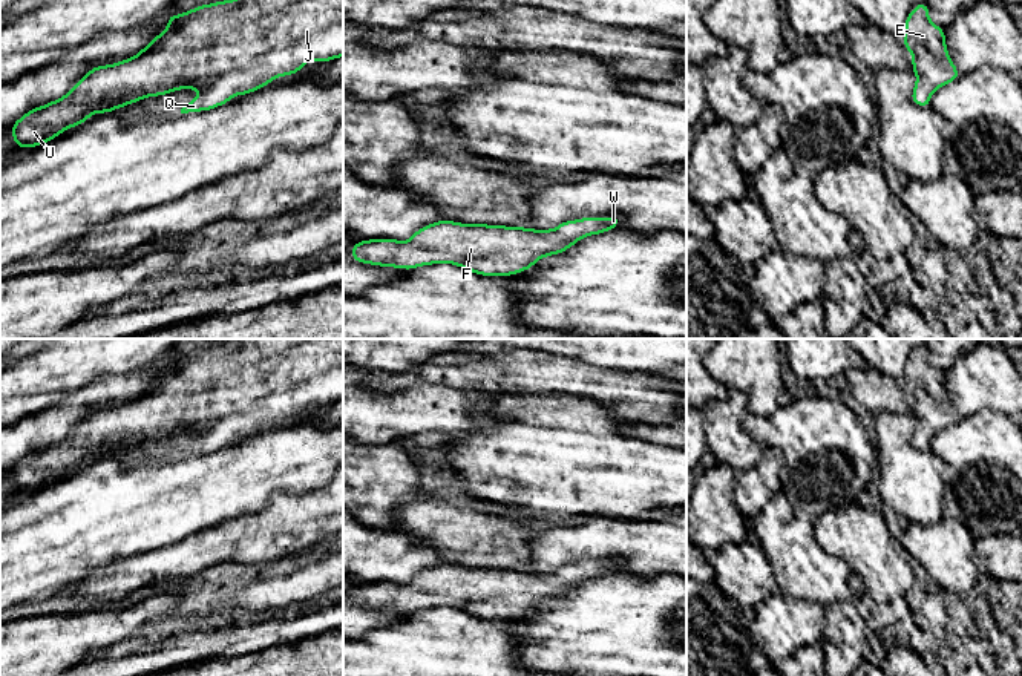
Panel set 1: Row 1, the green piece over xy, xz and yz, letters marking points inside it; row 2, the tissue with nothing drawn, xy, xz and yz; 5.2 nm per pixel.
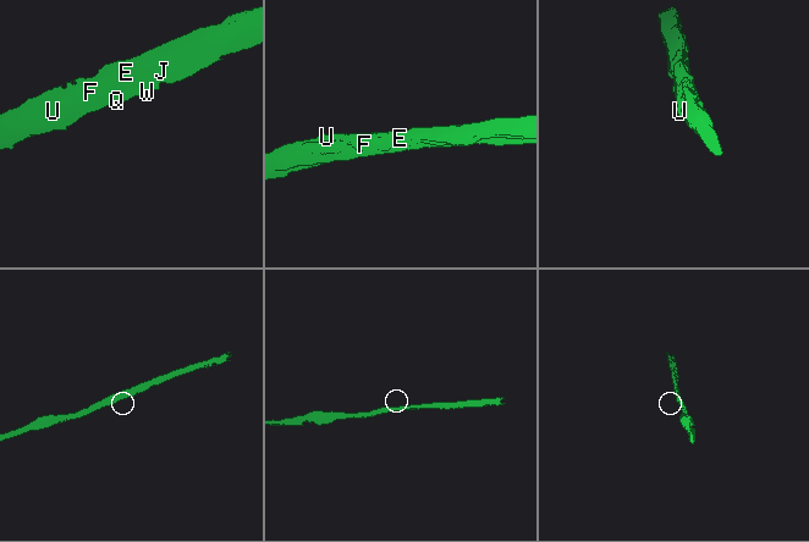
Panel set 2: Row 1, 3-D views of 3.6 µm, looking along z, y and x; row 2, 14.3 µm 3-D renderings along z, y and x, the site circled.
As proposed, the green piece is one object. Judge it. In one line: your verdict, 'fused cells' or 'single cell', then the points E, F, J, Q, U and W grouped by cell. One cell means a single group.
single cell; groups E F J Q U W

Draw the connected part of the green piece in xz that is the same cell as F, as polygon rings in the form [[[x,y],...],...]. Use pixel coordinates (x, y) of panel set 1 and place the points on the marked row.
[[[621,216],[564,221],[552,230],[437,221],[409,239],[368,239],[351,247],[359,264],[414,270],[452,264],[480,276],[513,276],[541,258],[562,254],[585,236],[614,230]]]

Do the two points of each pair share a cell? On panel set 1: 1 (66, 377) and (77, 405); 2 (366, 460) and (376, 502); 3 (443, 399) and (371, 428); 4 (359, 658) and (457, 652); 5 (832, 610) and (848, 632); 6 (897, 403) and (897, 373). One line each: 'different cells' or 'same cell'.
1: different cells
2: same cell
3: same cell
4: same cell
5: same cell
6: different cells

